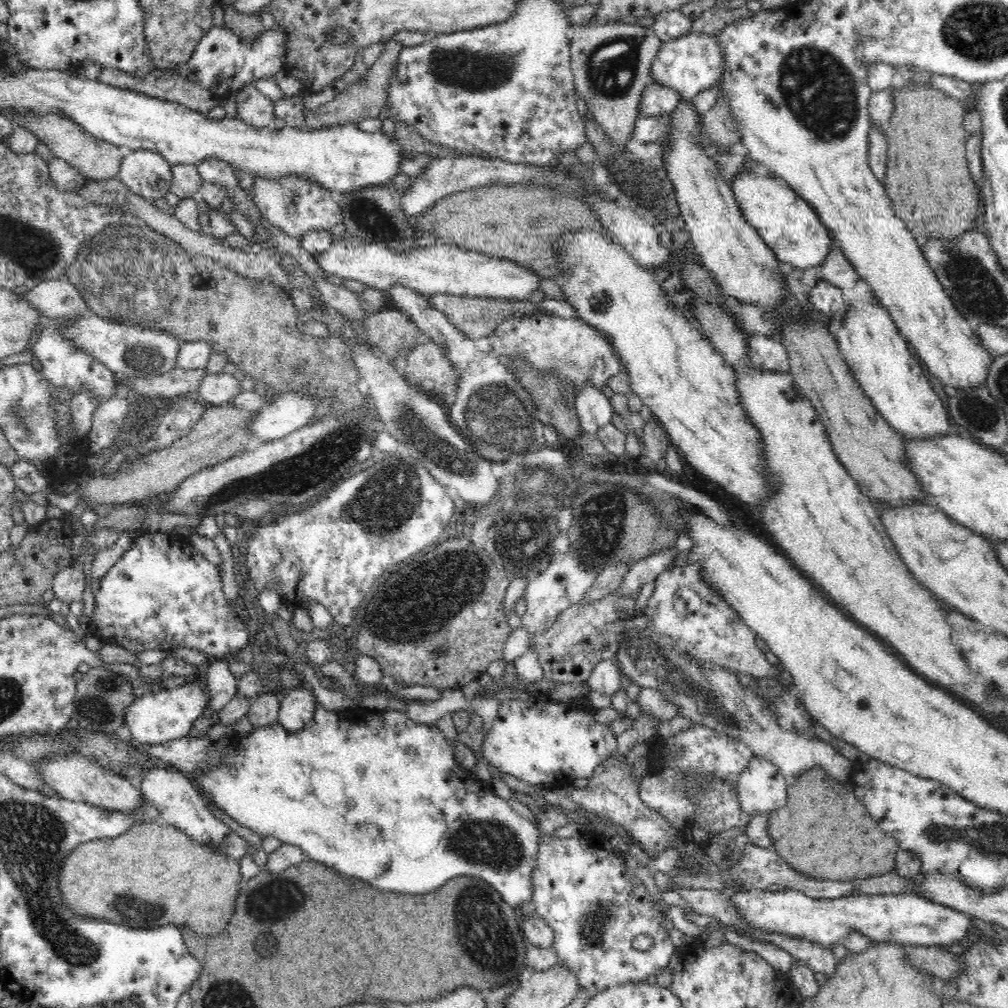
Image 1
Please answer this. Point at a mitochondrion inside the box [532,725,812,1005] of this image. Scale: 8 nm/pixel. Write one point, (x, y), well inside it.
(594, 921)

